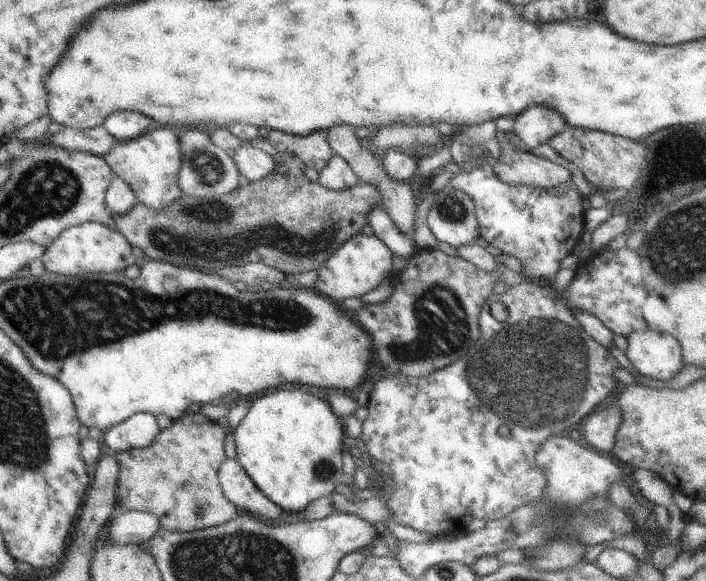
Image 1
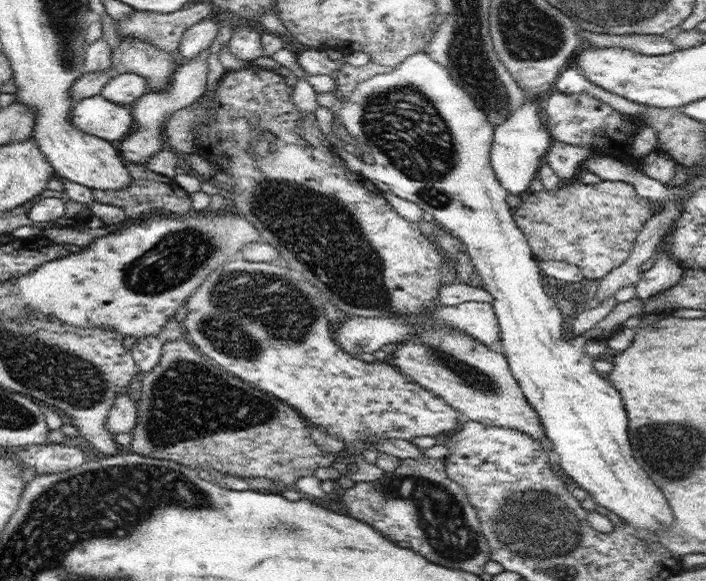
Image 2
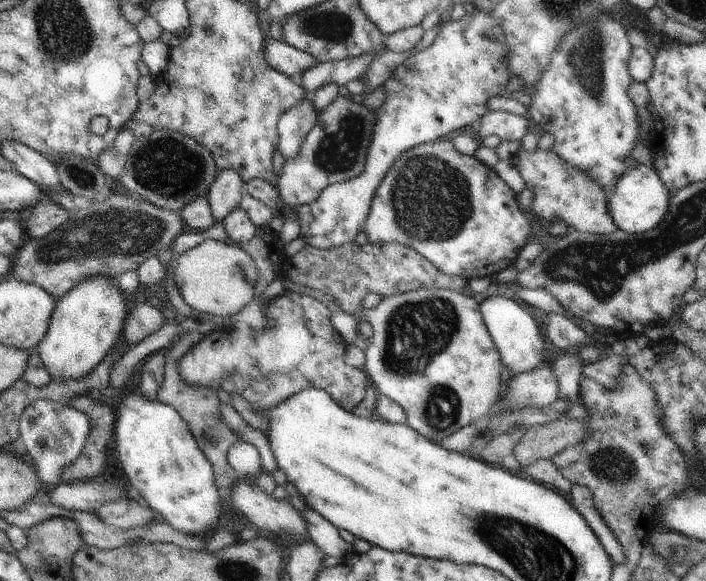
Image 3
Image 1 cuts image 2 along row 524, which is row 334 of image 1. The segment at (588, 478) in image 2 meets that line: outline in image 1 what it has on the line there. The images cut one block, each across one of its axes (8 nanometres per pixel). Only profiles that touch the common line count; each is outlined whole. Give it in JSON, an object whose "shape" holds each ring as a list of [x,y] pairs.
{"shape":[[[648,328],[633,332],[627,341],[625,355],[634,370],[646,378],[670,380],[678,376],[685,365],[682,345],[670,333]]]}

